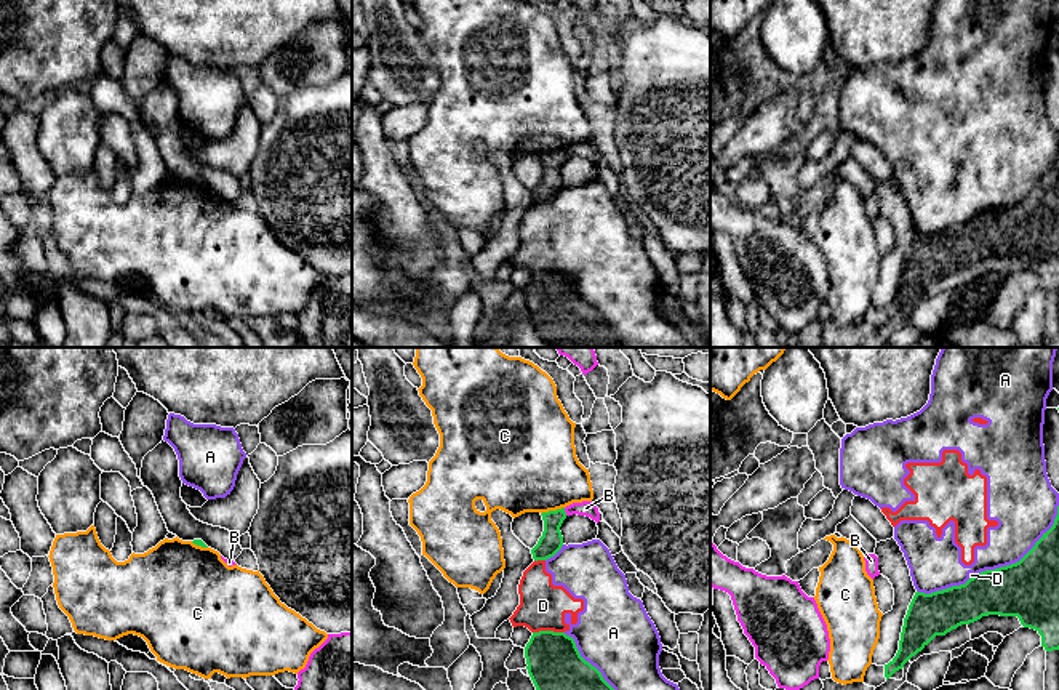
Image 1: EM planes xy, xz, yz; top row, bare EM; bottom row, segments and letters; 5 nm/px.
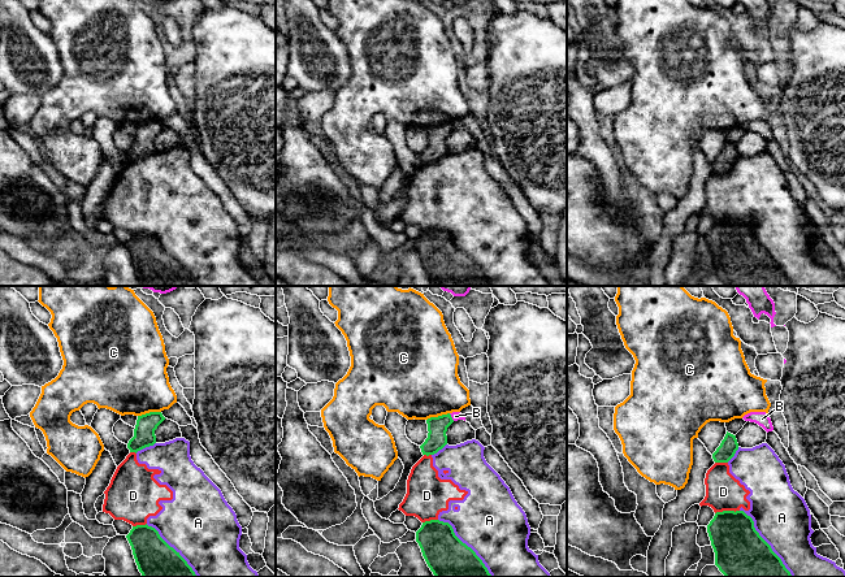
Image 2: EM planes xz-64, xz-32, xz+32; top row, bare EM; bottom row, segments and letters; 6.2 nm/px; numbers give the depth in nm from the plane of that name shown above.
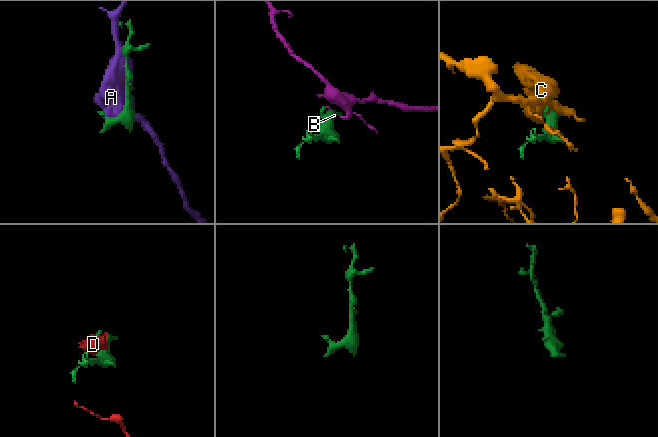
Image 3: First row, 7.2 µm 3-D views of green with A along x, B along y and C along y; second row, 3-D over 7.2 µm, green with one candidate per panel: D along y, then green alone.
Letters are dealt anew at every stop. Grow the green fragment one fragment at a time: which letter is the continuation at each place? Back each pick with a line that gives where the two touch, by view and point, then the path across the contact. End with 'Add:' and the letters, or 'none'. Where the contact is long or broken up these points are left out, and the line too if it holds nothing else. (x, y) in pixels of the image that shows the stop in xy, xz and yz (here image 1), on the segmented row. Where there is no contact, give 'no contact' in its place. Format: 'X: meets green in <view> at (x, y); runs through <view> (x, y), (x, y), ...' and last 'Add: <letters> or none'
Add: none

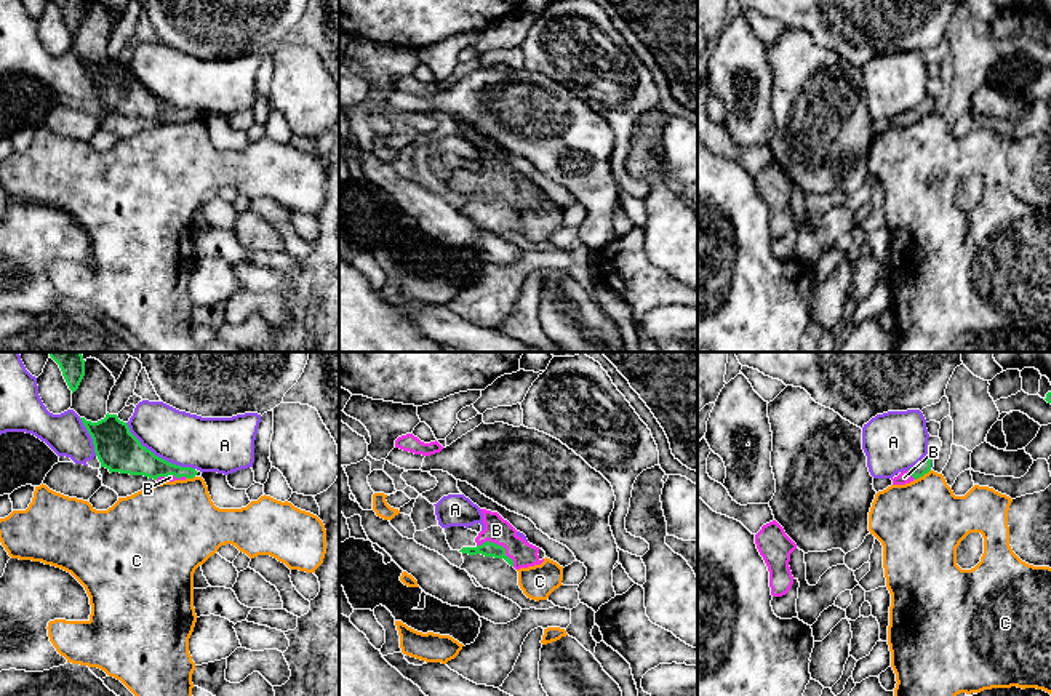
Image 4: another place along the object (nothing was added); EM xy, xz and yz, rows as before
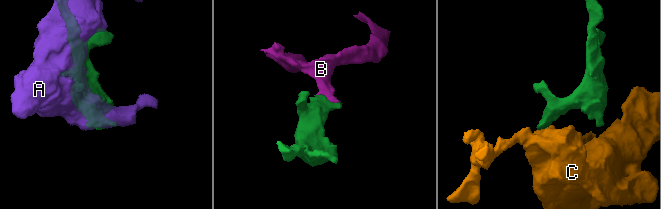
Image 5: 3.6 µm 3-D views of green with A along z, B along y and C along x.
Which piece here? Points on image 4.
B: meets green in xz at (499, 546); runs through xz (488, 549), (499, 546), (496, 530)
Add: B

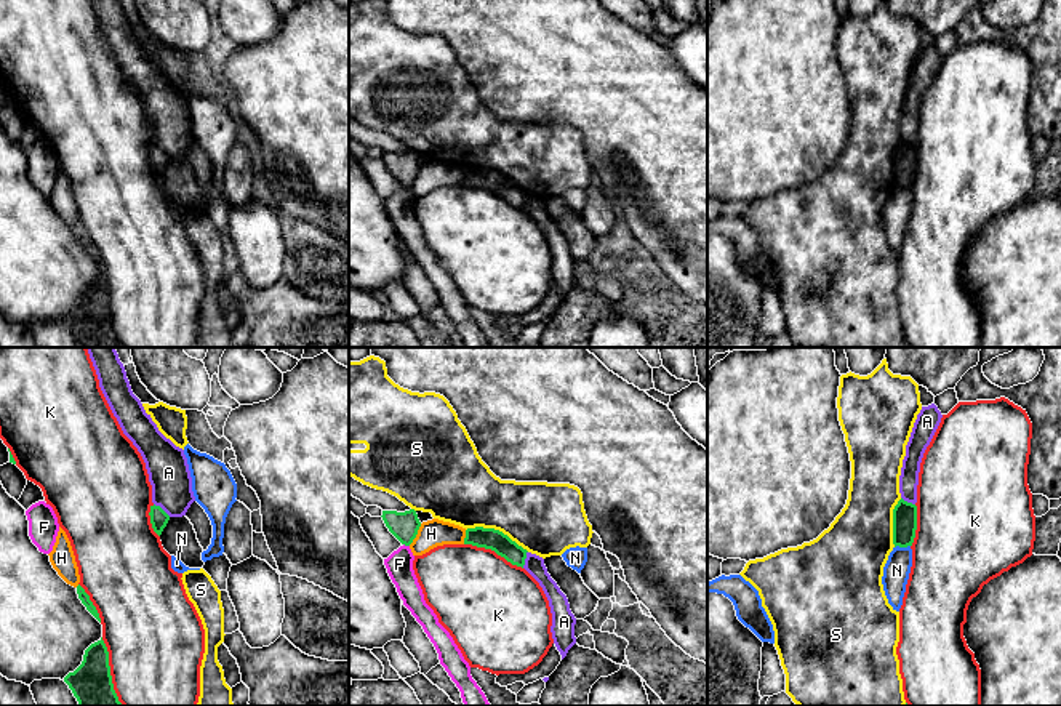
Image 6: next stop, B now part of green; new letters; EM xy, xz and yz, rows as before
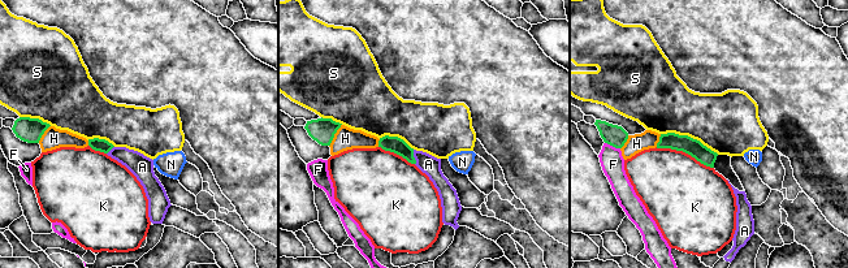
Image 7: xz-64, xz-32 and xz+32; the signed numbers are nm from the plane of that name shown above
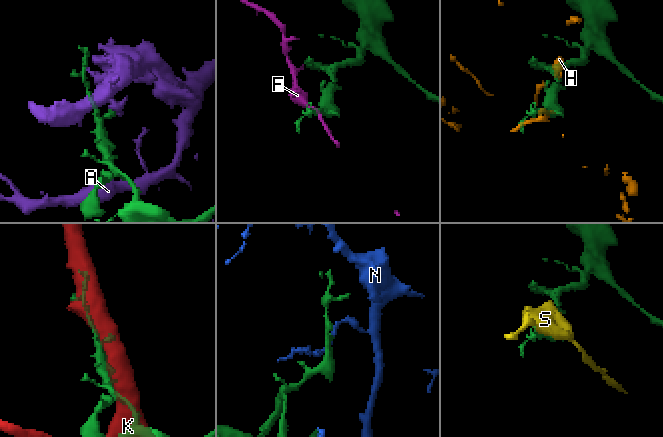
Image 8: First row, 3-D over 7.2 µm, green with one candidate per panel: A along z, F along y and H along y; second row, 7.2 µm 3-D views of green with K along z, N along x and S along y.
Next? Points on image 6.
Add: none

